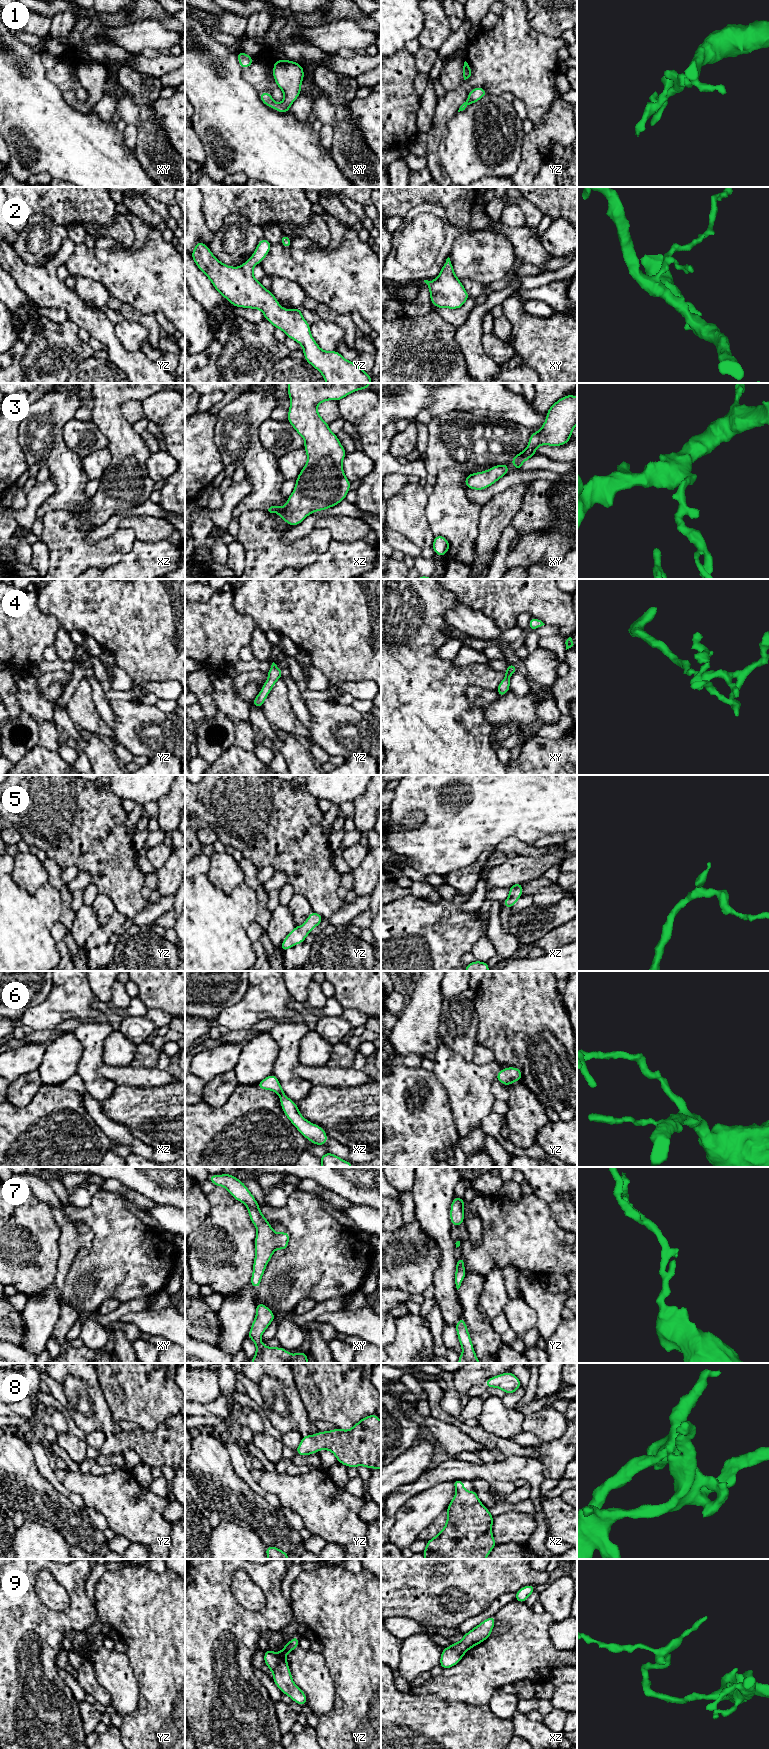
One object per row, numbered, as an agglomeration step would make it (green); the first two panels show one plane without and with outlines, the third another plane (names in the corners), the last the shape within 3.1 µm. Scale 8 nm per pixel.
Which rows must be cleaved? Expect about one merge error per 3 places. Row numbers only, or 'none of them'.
9

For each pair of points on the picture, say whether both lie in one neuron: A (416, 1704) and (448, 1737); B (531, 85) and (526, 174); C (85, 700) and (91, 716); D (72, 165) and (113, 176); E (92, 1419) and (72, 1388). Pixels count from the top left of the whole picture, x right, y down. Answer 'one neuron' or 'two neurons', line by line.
A: one neuron
B: two neurons
C: one neuron
D: one neuron
E: one neuron

